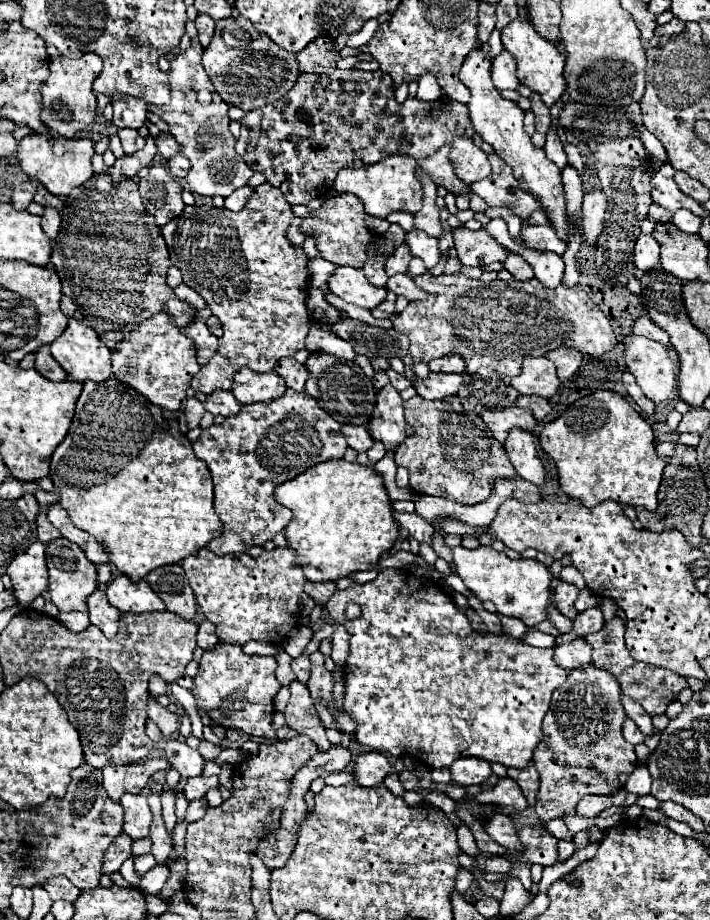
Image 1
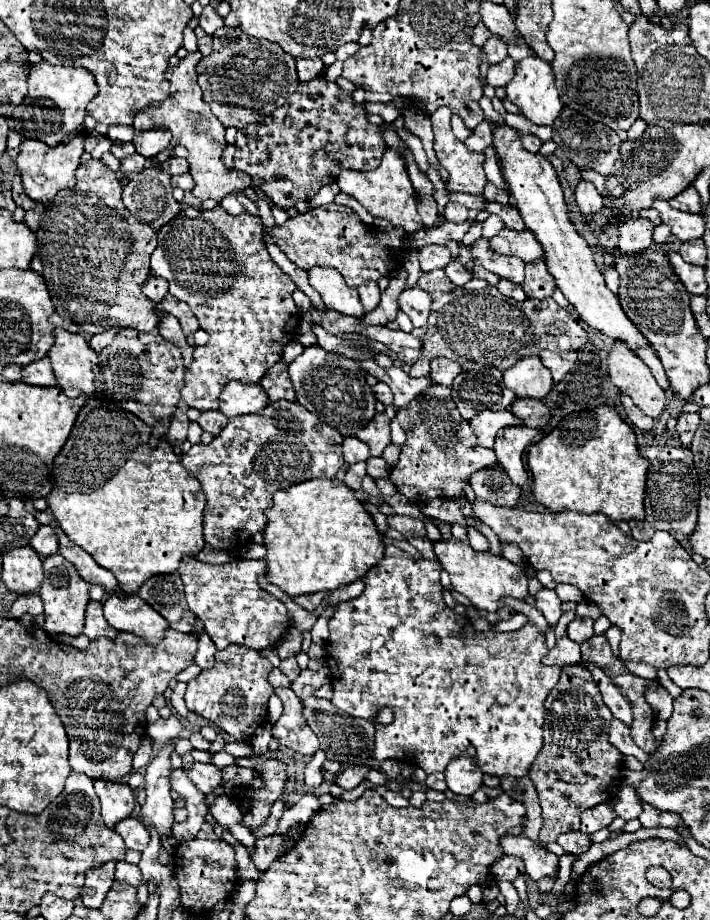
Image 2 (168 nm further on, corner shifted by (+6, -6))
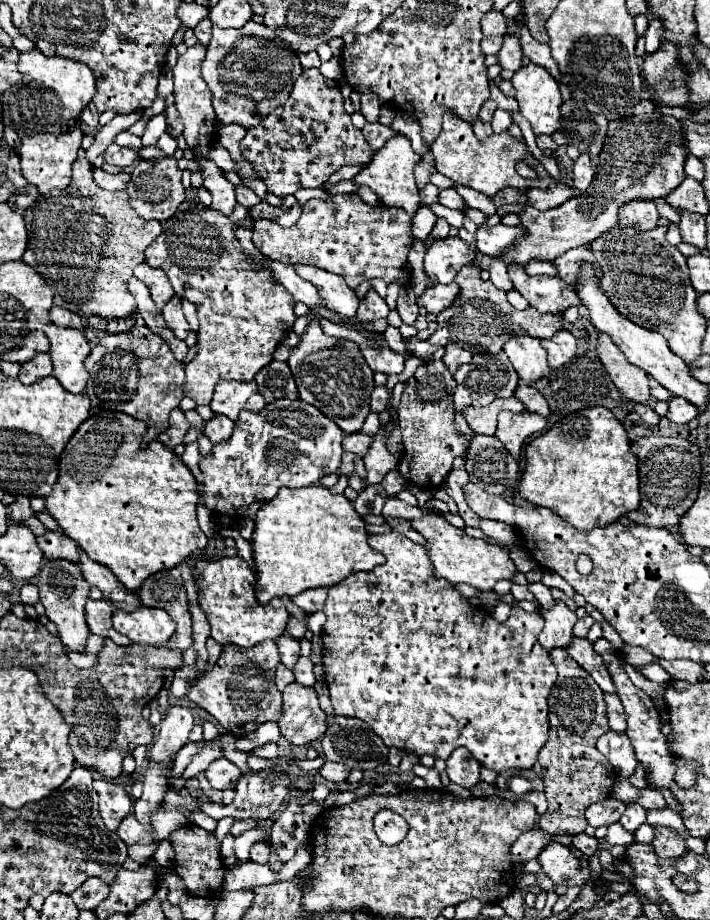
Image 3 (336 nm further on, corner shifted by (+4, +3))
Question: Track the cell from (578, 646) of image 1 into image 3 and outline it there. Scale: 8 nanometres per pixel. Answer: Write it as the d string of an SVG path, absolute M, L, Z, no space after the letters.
M556 600L556 604L552 608L540 610L540 614L546 622L540 636L538 636L542 646L546 650L566 648L566 642L570 642L570 638L574 638L572 628L574 628L578 616L572 610L568 610L568 606L560 600Z

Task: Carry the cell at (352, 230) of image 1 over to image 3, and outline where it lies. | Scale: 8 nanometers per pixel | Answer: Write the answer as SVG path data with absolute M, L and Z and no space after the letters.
M338 194L330 200L306 202L302 216L290 228L282 228L272 220L256 220L252 228L254 246L272 260L284 264L310 264L338 274L356 290L368 278L382 278L386 284L408 284L404 270L408 268L408 250L412 238L412 216L402 208L368 206L358 194Z

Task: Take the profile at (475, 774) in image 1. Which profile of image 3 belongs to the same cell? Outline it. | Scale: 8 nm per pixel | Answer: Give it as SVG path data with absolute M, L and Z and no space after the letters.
M456 748L450 754L446 760L446 772L450 782L462 788L472 788L480 782L480 762L466 748Z

